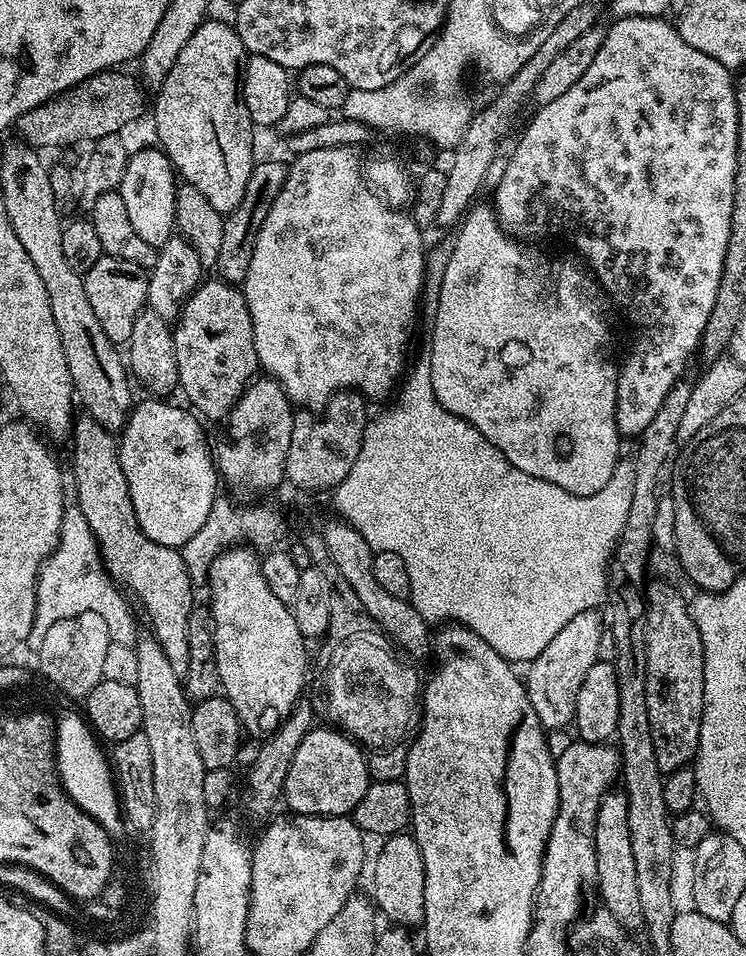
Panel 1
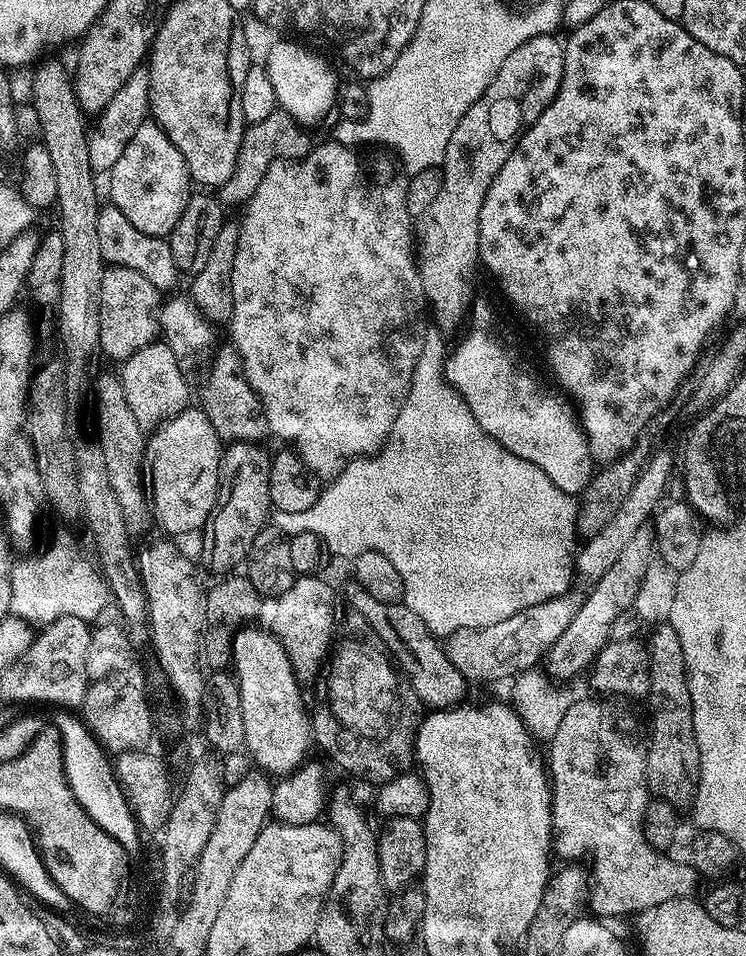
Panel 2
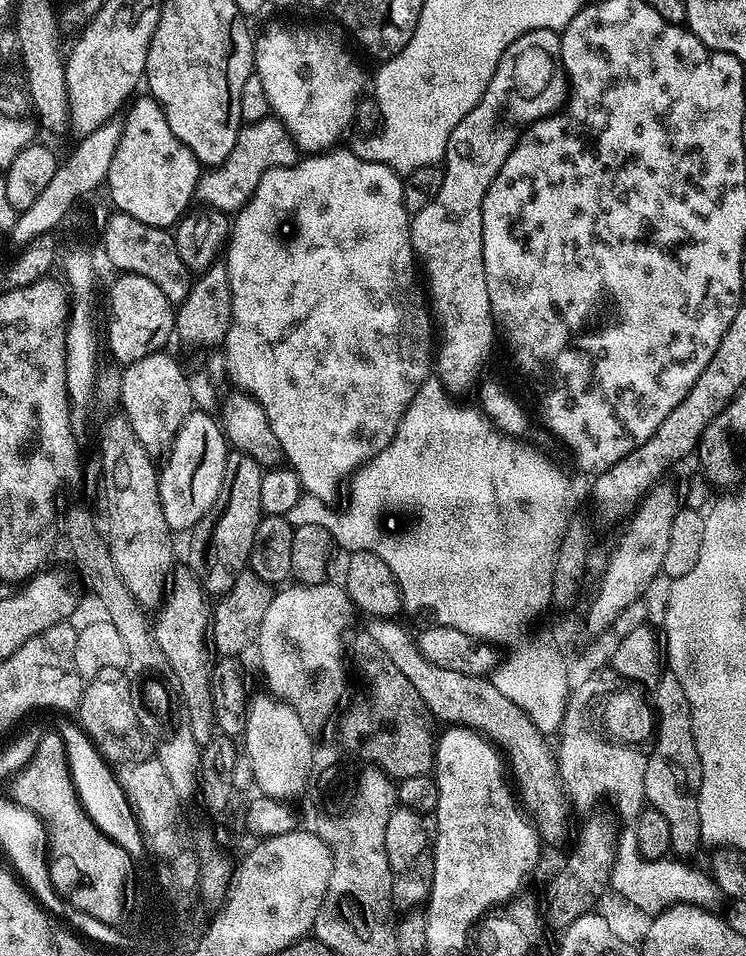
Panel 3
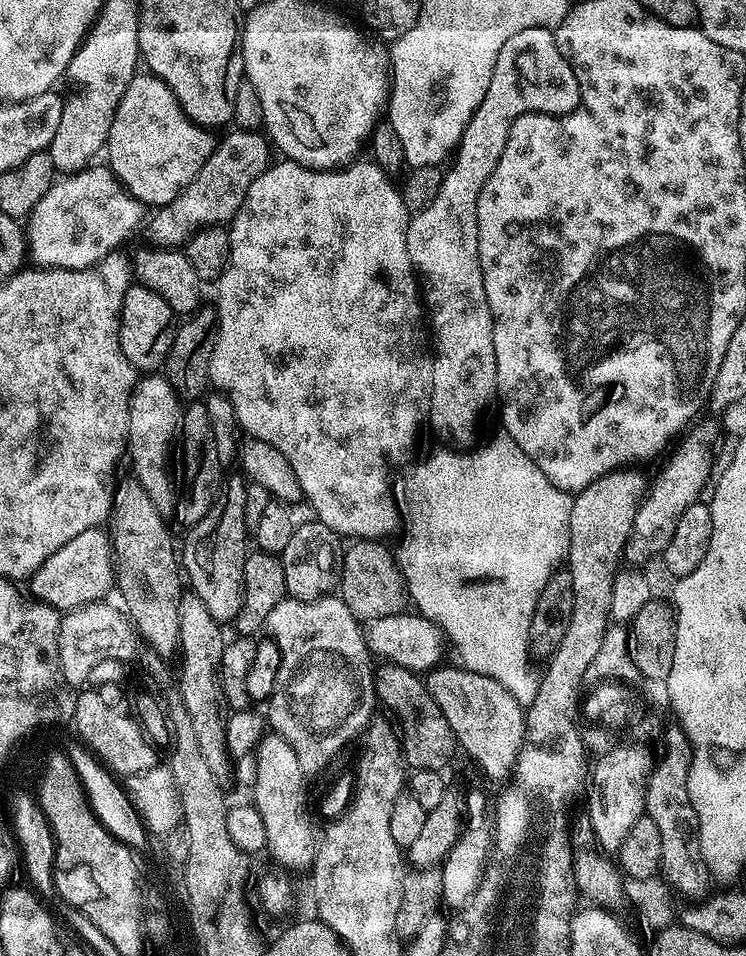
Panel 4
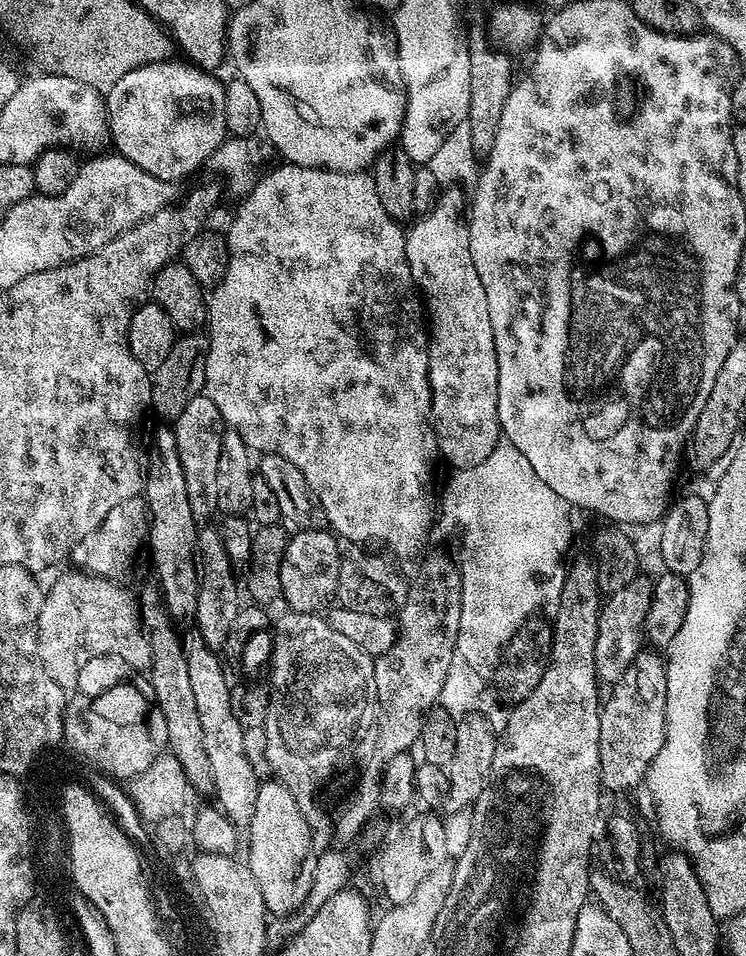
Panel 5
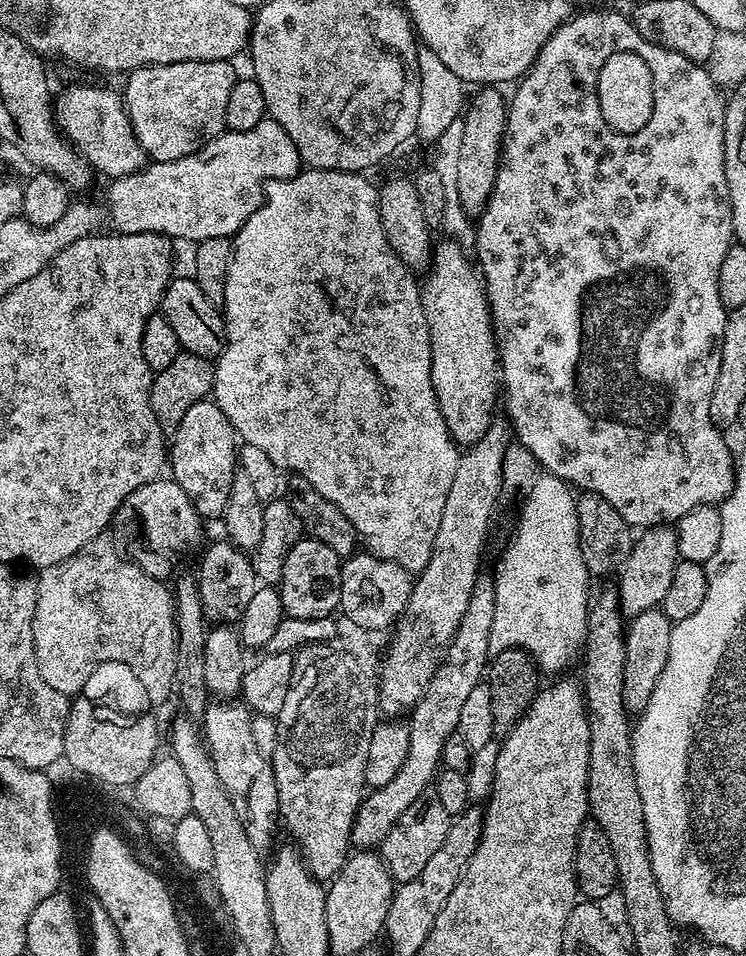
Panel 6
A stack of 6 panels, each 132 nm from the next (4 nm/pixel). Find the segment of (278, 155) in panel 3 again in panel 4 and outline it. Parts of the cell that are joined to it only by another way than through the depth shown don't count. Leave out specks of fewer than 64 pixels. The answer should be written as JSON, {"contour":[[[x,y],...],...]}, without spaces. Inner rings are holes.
{"contour":[[[232,130],[225,140],[221,139],[217,143],[210,158],[206,158],[194,182],[190,182],[190,186],[186,186],[182,194],[178,194],[178,198],[174,198],[169,204],[159,205],[153,211],[156,212],[153,216],[151,213],[146,224],[148,236],[152,239],[149,241],[161,248],[179,249],[188,243],[188,239],[198,229],[227,225],[242,206],[246,190],[250,190],[250,182],[254,182],[258,174],[267,170],[270,163],[268,148],[270,152],[267,135],[259,131]]]}

